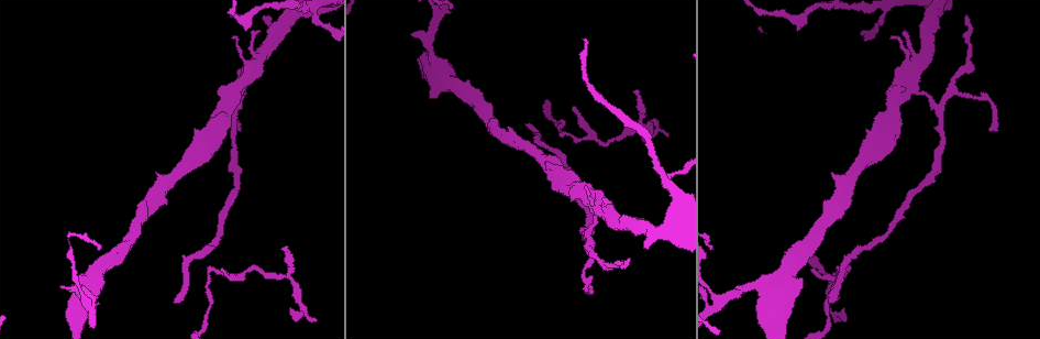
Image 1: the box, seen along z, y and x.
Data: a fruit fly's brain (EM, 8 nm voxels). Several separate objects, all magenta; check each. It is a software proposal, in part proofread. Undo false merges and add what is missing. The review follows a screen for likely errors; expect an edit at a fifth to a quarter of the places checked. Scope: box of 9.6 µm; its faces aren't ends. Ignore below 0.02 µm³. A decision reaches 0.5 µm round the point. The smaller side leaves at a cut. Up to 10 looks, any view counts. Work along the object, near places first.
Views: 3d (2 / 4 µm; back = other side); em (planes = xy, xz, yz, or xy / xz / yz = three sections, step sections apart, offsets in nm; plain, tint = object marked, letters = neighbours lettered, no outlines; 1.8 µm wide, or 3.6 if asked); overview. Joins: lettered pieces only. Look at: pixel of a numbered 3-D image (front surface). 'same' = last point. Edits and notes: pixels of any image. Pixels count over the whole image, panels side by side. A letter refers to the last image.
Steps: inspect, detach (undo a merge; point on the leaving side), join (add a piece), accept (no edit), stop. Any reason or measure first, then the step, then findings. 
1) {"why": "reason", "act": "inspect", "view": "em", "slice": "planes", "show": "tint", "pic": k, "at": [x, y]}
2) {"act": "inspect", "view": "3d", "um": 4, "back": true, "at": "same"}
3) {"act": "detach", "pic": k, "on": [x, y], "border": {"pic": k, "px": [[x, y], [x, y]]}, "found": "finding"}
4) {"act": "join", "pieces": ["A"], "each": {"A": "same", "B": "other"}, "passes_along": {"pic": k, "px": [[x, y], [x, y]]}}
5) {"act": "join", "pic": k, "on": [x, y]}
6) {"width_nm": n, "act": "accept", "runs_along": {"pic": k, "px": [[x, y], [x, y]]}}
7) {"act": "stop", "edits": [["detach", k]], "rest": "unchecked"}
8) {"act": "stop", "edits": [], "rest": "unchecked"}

{"why": "small branch off a trunk", "act": "inspect", "view": "3d", "um": 4, "back": true, "pic": 1, "at": [597, 202]}

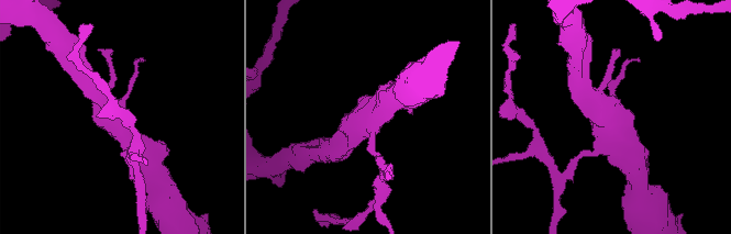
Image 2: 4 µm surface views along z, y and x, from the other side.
{"why": "need the tissue", "act": "inspect", "view": "em", "um": 3.6, "slice": "yz", "step": 16, "show": "tint", "pic": 2, "at": [121, 128]}

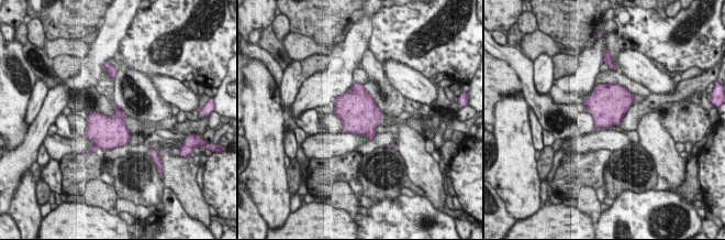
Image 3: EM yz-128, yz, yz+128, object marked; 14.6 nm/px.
{"why": "cut it another way", "act": "inspect", "view": "em", "um": 3.6, "slice": "planes", "show": "letters", "at": "same"}

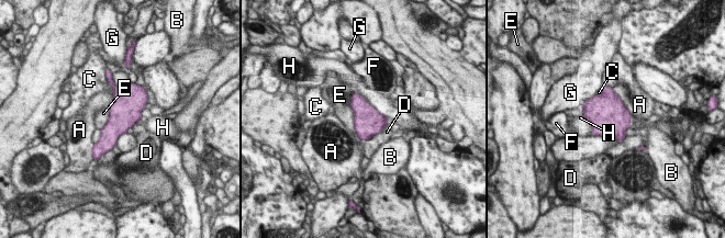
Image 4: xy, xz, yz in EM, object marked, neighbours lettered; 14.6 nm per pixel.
{"act": "accept", "each": {"A": "other", "B": "other", "C": "other", "D": "other", "E": "other", "F": "other", "G": "other", "H": "other"}, "border": {"pic": 4, "px": [[352, 93], [354, 129], [363, 142]]}, "found": "all the same neuron"}

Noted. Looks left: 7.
{"why": "thin end", "act": "inspect", "view": "3d", "um": 2, "back": true, "pic": 1, "at": [636, 91]}

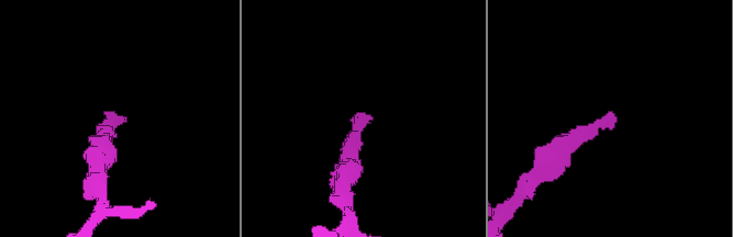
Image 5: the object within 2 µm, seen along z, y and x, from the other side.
{"why": "need the tissue", "act": "inspect", "view": "em", "slice": "planes", "show": "tint", "pic": 5, "at": [614, 118]}

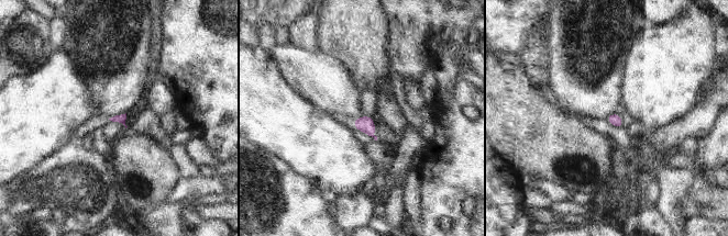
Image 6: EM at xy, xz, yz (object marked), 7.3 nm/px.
{"act": "inspect", "view": "em", "slice": "planes", "show": "letters", "at": "same"}

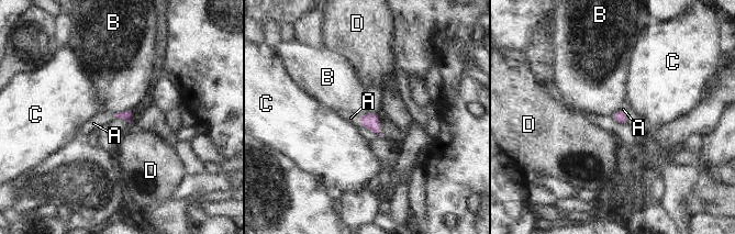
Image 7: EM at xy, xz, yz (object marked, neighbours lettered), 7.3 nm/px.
{"act": "join", "pieces": ["A"], "each": {"A": "same", "B": "other", "C": "other", "D": "other"}, "passes_along": {"pic": 7, "px": [[370, 121], [362, 125], [351, 118]]}, "found": "it goes on there"}

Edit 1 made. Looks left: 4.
{"why": "see it whole again", "act": "inspect", "view": "overview"}

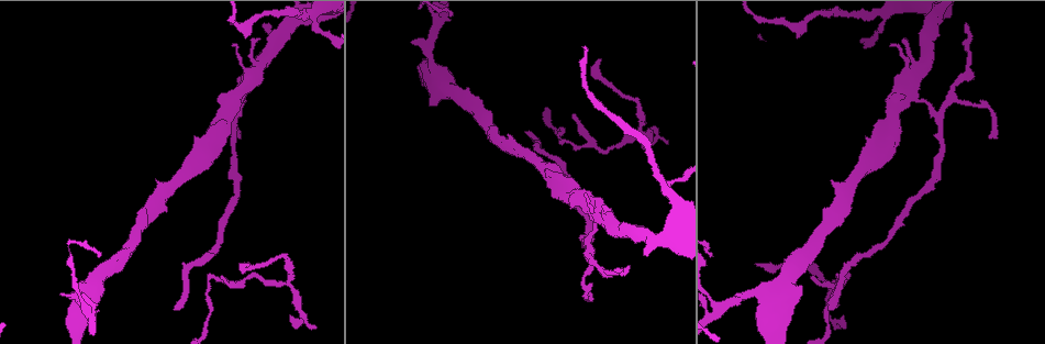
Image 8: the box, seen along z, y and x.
{"act": "inspect", "view": "em", "slice": "planes", "show": "letters", "pic": 8, "at": [240, 136]}

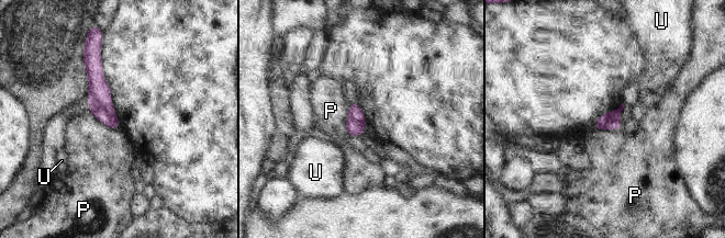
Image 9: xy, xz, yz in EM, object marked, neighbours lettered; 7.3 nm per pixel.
{"act": "accept", "each": {"P": "other", "U": "other"}, "border": {"pic": 9, "px": [[349, 103], [346, 134]]}, "found": "no lettered piece goes on from it"}

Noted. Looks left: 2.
{"why": "thick turns thin", "act": "inspect", "view": "em", "slice": "planes", "show": "letters", "pic": 8, "at": [87, 305]}

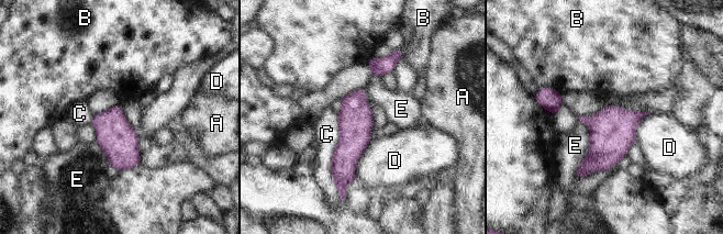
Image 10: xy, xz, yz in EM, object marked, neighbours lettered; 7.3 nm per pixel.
{"act": "accept", "each": {"A": "other", "B": "other", "C": "other", "D": "other", "E": "other"}, "border": {"pic": 10, "px": [[579, 119], [590, 147], [577, 178]]}, "found": "all the same neuron"}

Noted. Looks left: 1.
{"act": "stop", "edits": [["join", 7]], "rest": "unchecked"}

